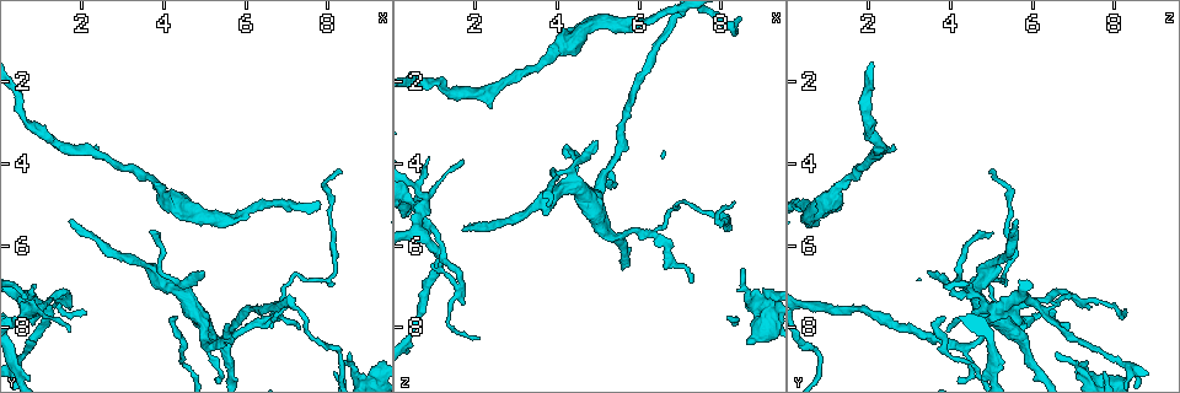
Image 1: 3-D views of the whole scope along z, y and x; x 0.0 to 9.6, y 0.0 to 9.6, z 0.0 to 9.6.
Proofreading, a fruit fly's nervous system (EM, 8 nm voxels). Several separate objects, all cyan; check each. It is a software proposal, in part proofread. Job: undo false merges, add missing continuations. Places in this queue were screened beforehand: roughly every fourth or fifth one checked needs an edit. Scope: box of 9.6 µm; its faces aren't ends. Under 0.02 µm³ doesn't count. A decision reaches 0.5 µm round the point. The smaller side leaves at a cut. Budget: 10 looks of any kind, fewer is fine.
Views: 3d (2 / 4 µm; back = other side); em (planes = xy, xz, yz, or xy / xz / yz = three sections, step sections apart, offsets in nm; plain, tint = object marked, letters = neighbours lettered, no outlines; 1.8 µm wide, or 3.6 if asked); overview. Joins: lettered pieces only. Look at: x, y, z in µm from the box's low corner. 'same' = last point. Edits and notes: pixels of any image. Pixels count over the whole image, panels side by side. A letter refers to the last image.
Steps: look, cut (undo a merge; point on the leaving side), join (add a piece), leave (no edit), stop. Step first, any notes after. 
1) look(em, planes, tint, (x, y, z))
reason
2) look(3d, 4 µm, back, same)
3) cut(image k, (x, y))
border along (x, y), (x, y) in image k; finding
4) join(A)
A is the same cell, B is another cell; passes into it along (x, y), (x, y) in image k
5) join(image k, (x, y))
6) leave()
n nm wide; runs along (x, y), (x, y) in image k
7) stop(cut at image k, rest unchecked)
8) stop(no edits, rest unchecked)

look(3d, 2 µm, (8.60, 8.60, 6.60))
branch stops here

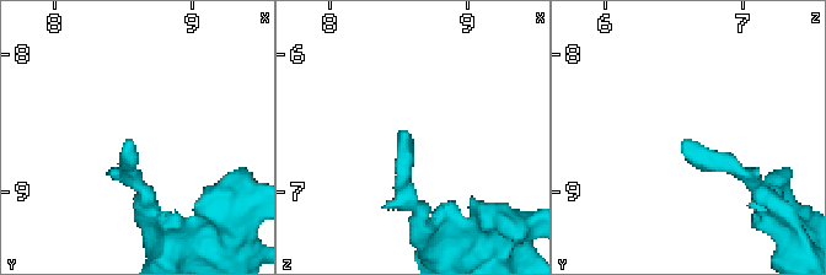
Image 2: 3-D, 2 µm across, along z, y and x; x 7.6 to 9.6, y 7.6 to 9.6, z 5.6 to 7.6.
look(em, xz, step 16, letters, (8.56, 8.60, 6.54))

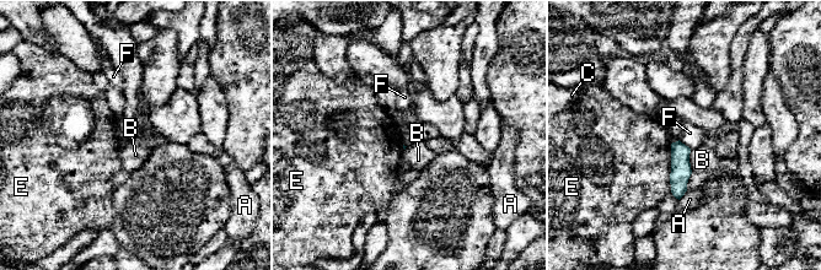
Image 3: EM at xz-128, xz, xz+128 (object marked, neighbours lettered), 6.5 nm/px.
leave()
A, B, C, E and F are other cells; border along (679, 140), (691, 149) in image 3; no lettered piece goes on from it

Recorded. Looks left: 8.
look(em, planes, letters, (6.25, 7.85, 5.70))
abrupt turn

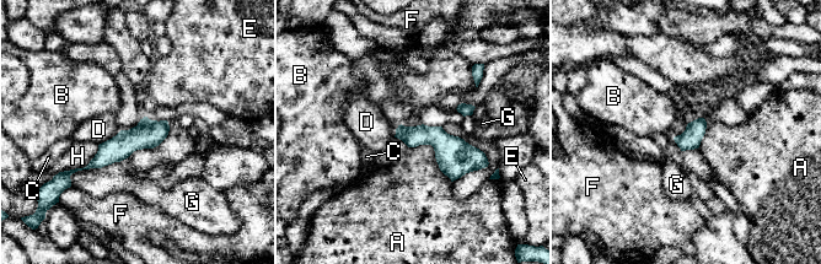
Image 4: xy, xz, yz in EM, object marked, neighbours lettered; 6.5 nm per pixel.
leave()
A, B, C, D, E, F, G and H are other cells; border along (409, 146), (430, 145), (451, 182) in image 4; one cell here

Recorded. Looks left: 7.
look(em, planes, plain, (5.00, 8.45, 4.60))
sharp bend

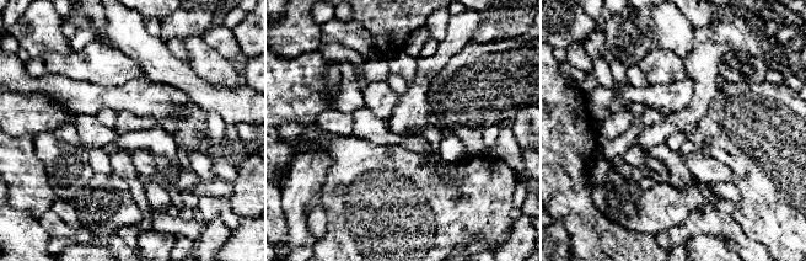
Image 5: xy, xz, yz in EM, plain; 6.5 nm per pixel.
look(em, planes, tint, same)
where the object lies

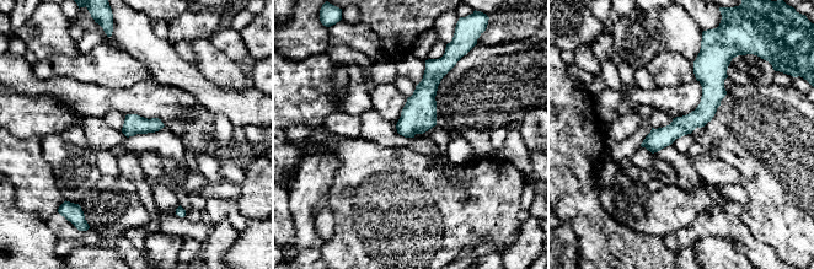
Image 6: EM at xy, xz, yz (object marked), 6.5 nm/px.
look(em, planes, letters, same)
what lies round it

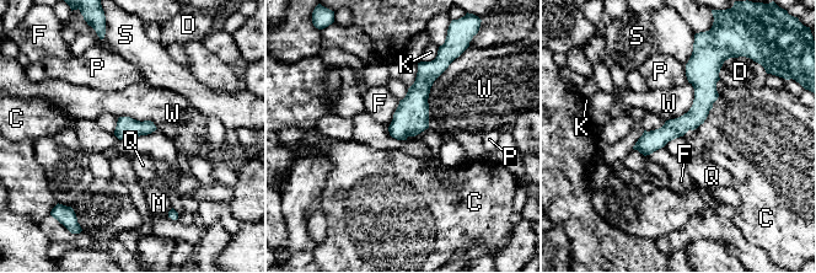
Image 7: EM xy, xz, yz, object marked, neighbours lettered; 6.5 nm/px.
leave()
C, D, F, K, M, P, Q, S and W are other cells; border along (400, 101), (388, 124) in image 7; one cell here

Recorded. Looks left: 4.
look(em, yz, step 8, letters, (0.70, 7.50, 5.20))
a narrow waist

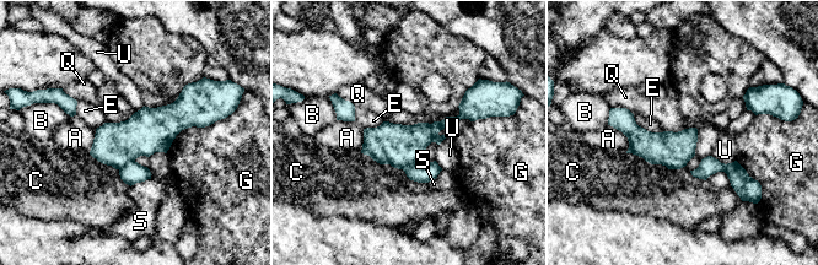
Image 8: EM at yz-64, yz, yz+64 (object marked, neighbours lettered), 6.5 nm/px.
cut(image 8, (132, 173))
A, B, C, E, G, Q, S and U are other cells; a second cell is stuck on

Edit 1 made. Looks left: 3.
stop(cut at image 8, rest unchecked)

